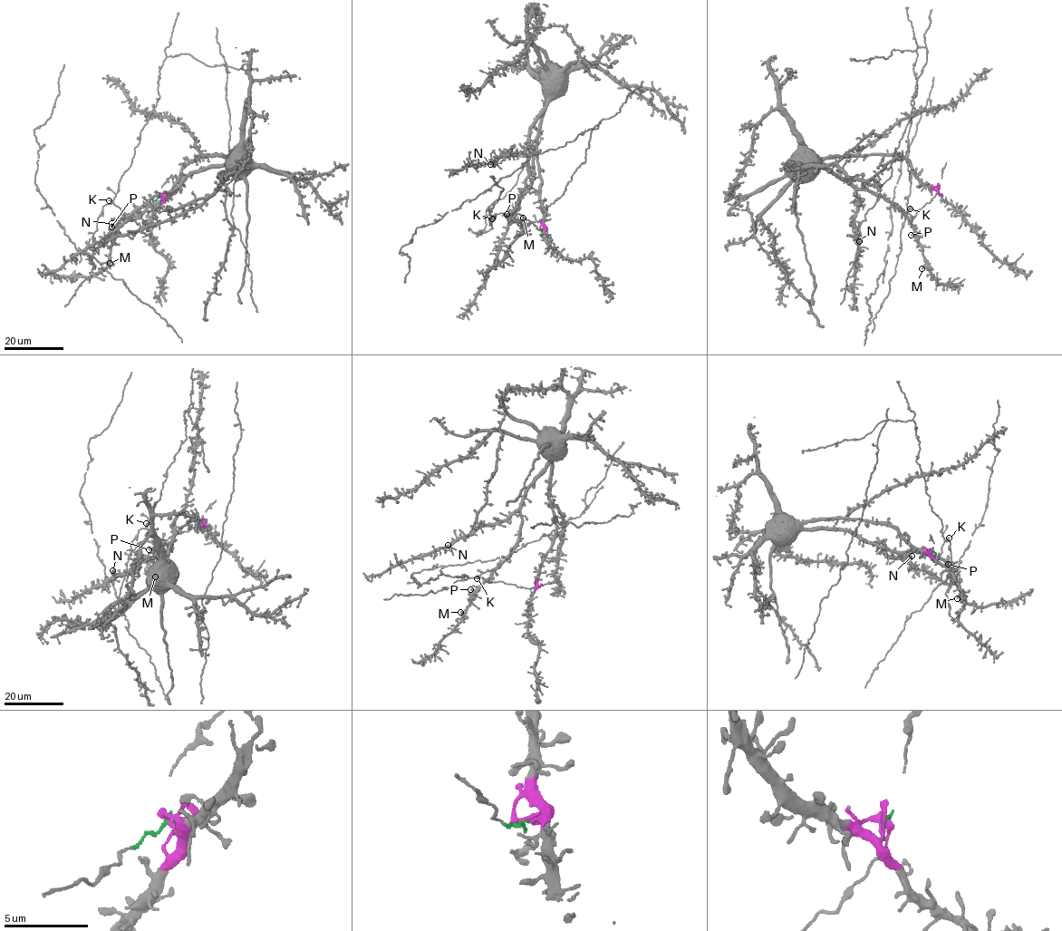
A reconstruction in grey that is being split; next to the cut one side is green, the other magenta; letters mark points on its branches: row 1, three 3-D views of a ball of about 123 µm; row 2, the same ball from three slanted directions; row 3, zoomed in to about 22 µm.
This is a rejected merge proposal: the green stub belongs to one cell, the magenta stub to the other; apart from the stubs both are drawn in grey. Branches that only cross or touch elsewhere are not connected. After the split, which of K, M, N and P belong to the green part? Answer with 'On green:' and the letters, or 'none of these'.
On green: K

